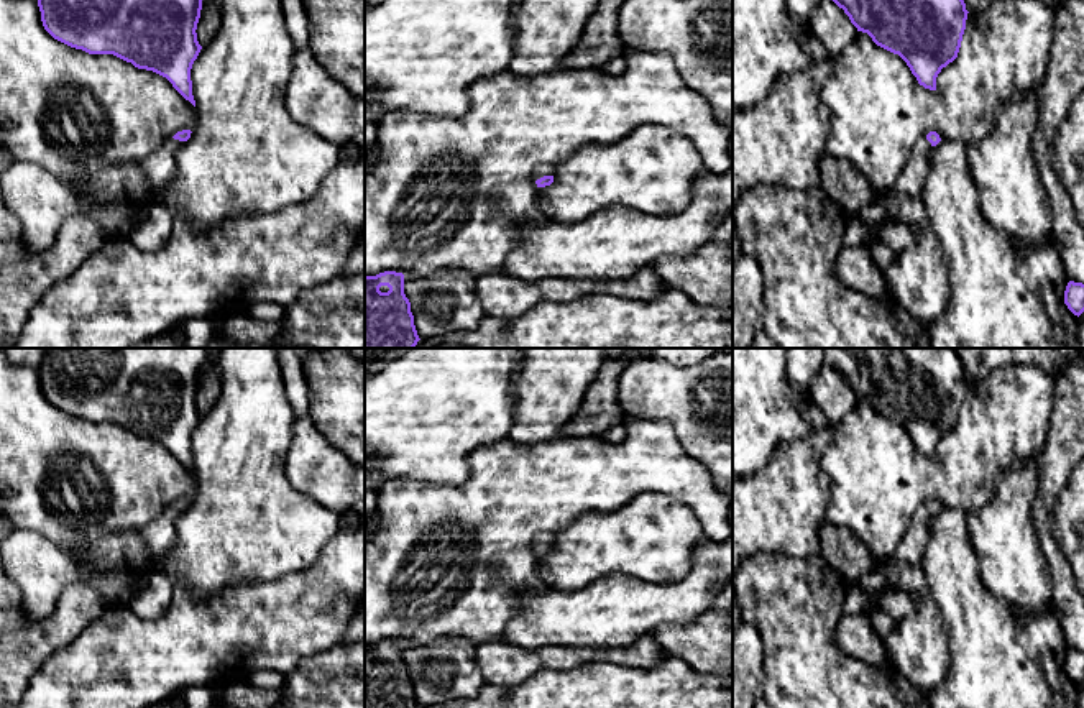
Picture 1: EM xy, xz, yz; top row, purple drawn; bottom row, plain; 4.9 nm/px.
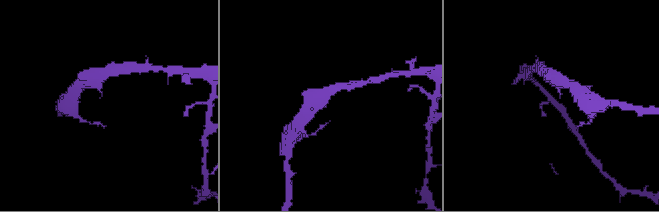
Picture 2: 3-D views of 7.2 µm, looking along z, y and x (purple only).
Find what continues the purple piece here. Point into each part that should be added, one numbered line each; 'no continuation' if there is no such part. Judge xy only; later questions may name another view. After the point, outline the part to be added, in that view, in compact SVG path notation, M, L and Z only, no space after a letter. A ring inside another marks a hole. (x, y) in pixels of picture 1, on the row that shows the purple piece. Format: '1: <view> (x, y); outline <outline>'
1: xy (160, 168); outline M169 138L156 151L138 163L141 171L145 172L153 202L158 200L159 194L176 177L176 153L184 143L186 141Z

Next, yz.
1: yz (910, 183); outline M921 136L913 146L913 153L897 177L895 184L890 189L875 192L874 199L864 209L856 212L854 217L859 222L879 223L887 218L887 205L884 204L887 197L898 194L910 199L921 199L923 186L930 172L931 149L933 146L926 136Z

